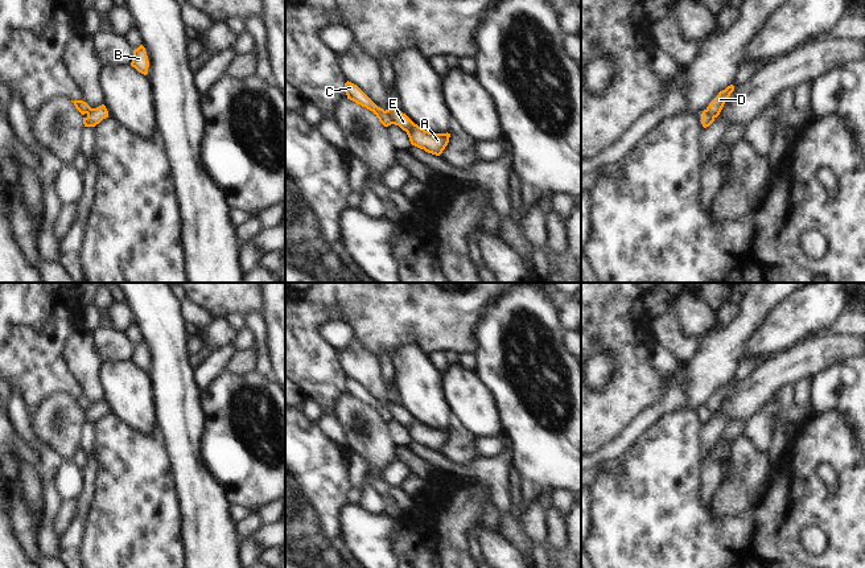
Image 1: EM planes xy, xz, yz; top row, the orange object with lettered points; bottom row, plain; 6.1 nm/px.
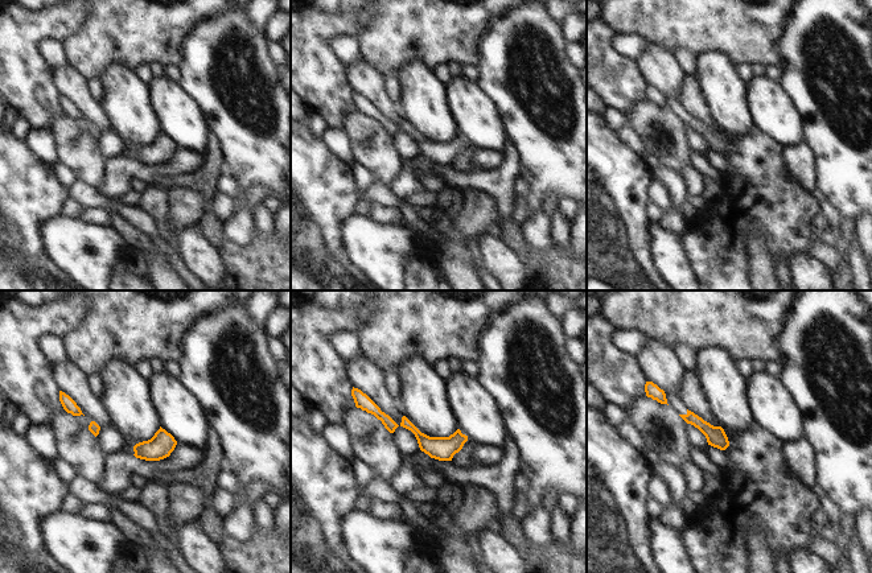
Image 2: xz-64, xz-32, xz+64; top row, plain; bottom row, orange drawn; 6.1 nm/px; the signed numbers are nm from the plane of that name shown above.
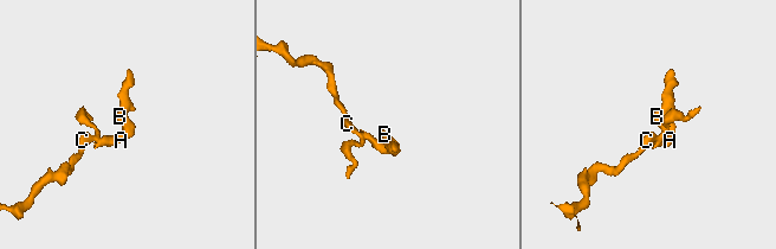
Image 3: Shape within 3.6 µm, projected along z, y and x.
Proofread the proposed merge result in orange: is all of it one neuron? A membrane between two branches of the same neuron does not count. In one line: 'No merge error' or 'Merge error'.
Merge error

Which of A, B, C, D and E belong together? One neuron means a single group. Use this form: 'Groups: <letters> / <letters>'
Groups: A B E / C D

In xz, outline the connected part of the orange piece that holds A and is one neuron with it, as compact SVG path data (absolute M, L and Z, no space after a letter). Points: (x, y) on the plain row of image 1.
M390 403L386 406L392 420L399 421L407 428L412 441L424 445L428 449L440 452L449 439L450 429L433 429L415 420L405 409L400 406Z

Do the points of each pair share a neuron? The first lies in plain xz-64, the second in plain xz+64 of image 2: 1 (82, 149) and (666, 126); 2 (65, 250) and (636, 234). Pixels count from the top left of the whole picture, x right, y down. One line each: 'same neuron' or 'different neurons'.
1: same neuron
2: different neurons

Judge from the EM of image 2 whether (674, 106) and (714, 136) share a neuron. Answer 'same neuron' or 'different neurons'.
same neuron

